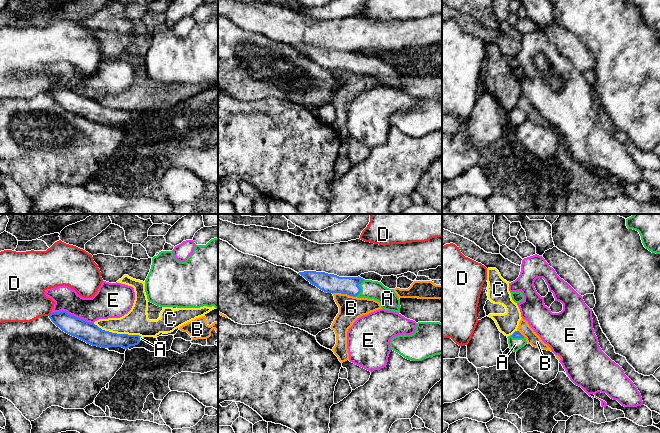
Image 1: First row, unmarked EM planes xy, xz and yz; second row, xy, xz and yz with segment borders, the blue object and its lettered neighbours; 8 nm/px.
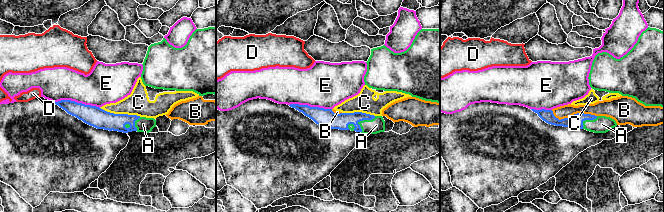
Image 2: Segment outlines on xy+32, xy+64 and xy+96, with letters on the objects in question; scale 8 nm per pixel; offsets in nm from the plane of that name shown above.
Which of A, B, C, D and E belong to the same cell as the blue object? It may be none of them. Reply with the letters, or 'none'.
A

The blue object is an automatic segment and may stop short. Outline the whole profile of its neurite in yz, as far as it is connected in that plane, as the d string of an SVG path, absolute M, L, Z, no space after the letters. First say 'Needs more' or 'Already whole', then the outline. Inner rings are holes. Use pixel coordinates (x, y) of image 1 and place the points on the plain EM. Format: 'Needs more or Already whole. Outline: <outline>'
Needs more. Outline: M515 107L507 114L509 124L514 128L517 128L519 125L521 125L527 120L526 114L519 107Z

